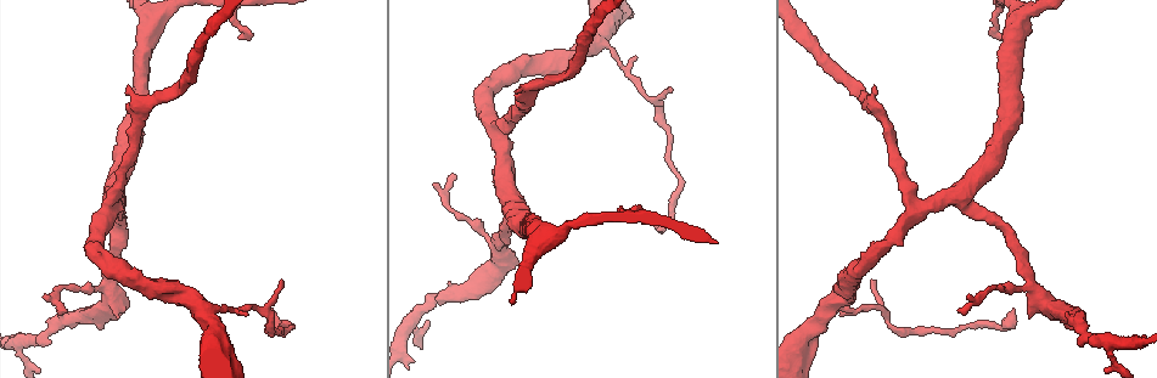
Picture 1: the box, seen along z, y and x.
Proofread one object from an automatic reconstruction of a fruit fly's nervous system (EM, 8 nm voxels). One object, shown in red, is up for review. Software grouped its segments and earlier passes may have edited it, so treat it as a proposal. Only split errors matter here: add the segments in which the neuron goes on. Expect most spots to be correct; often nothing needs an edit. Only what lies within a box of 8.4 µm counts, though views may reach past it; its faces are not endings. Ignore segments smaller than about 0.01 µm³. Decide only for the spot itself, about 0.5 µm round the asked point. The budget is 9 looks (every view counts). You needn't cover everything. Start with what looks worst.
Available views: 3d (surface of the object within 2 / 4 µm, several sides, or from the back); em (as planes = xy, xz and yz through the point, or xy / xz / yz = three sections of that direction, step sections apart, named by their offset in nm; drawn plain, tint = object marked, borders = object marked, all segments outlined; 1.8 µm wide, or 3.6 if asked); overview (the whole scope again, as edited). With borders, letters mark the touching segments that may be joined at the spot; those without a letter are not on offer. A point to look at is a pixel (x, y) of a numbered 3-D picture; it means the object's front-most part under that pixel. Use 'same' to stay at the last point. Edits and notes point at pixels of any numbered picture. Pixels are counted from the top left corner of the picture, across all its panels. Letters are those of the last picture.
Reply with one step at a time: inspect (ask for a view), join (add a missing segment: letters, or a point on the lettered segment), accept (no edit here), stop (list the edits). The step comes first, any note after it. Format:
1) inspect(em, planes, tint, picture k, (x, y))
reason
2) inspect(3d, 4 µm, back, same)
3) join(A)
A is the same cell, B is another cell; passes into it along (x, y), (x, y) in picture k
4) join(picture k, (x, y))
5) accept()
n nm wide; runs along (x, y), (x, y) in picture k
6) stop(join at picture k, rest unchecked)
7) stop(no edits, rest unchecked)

inspect(em, planes, tint, picture 1, (1083, 333))
narrows sharply

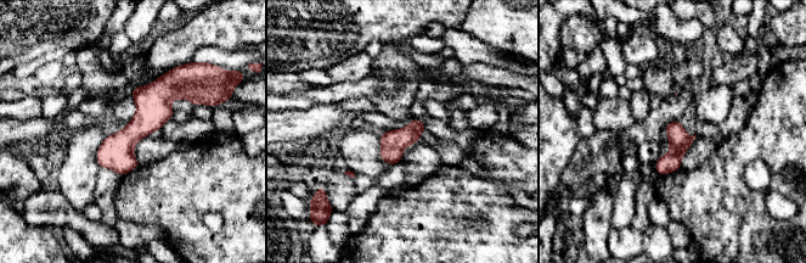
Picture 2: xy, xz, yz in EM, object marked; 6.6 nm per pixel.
inspect(em, planes, borders, same)
see the neighbours

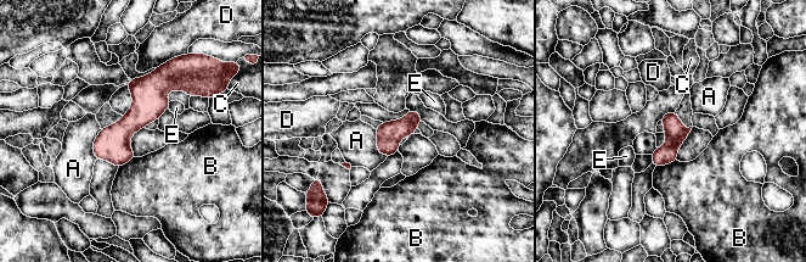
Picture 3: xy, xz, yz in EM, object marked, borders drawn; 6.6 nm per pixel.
accept()
A, B, C, D and E are other cells; border along (375, 129), (376, 149), (387, 156) in picture 3; no lettered segment goes on from it

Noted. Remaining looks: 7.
inspect(3d, 2 µm, picture 1, (1013, 308))
tapers out

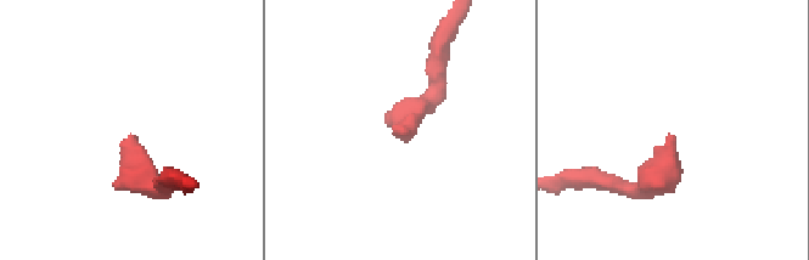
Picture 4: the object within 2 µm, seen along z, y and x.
inspect(em, planes, borders, picture 4, (403, 133))

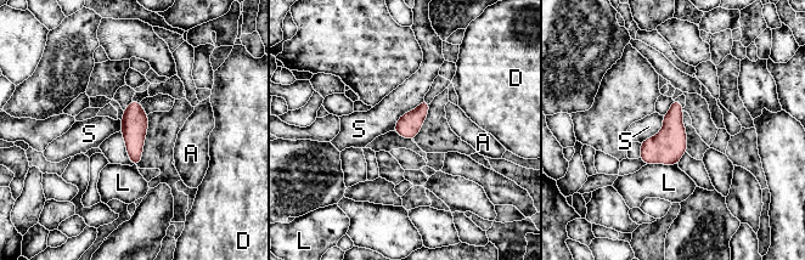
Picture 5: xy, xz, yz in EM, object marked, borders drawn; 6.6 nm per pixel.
accept()
160 nm wide; S touches over 300 nm; A, D, L and S are other cells; none of them fits

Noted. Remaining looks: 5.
inspect(em, planes, borders, picture 1, (962, 314))
tapers out

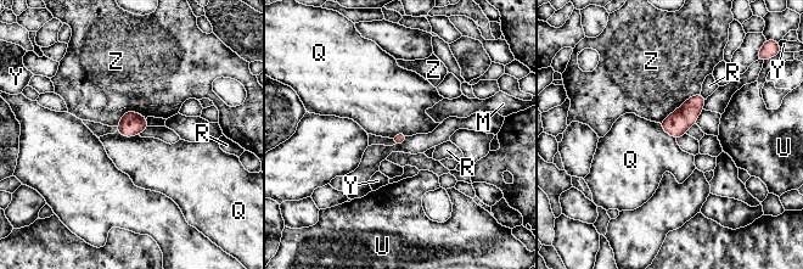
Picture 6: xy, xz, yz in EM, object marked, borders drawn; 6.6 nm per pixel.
accept()
M, Q, R, U, Y and Z are other cells; border along (117, 129), (124, 136), (138, 135) in picture 6; none of them fits

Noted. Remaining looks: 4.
inspect(3d, 2 µm, picture 1, (239, 39))
branch stops here

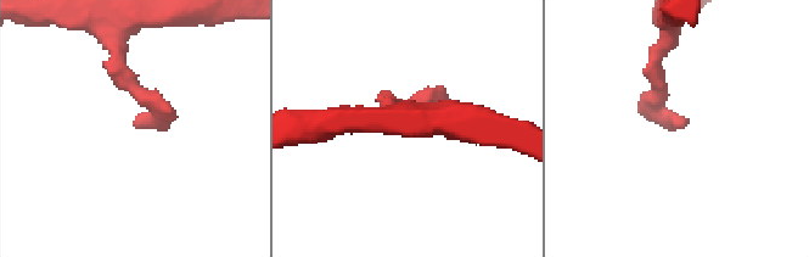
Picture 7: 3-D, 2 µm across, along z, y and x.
inspect(em, yz, step 8, tint, picture 7, (134, 121))

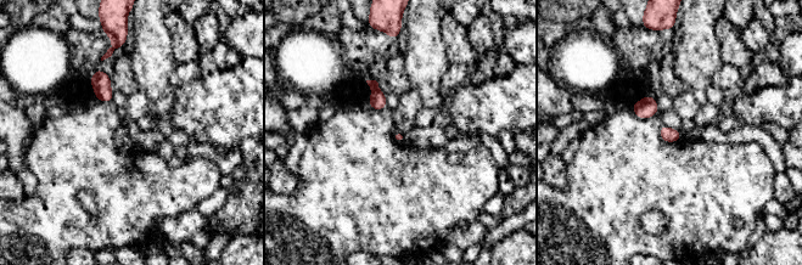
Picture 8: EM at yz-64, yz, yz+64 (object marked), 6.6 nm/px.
inspect(em, xy, step 4, borders, same)
another direction

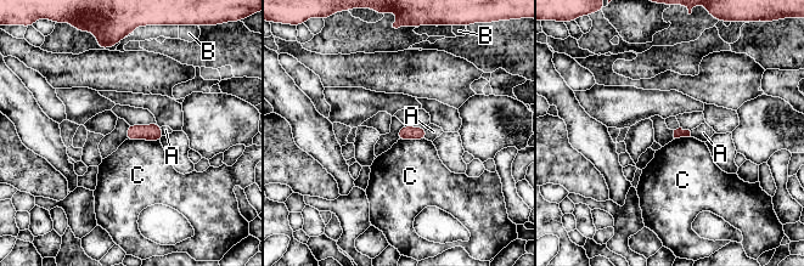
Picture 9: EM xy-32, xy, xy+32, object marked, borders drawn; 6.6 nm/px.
accept()
70 nm wide; A, B and C are other cells; border along (127, 139), (159, 141) in picture 9; none of them fits

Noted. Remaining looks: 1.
stop(no edits, rest unchecked)

